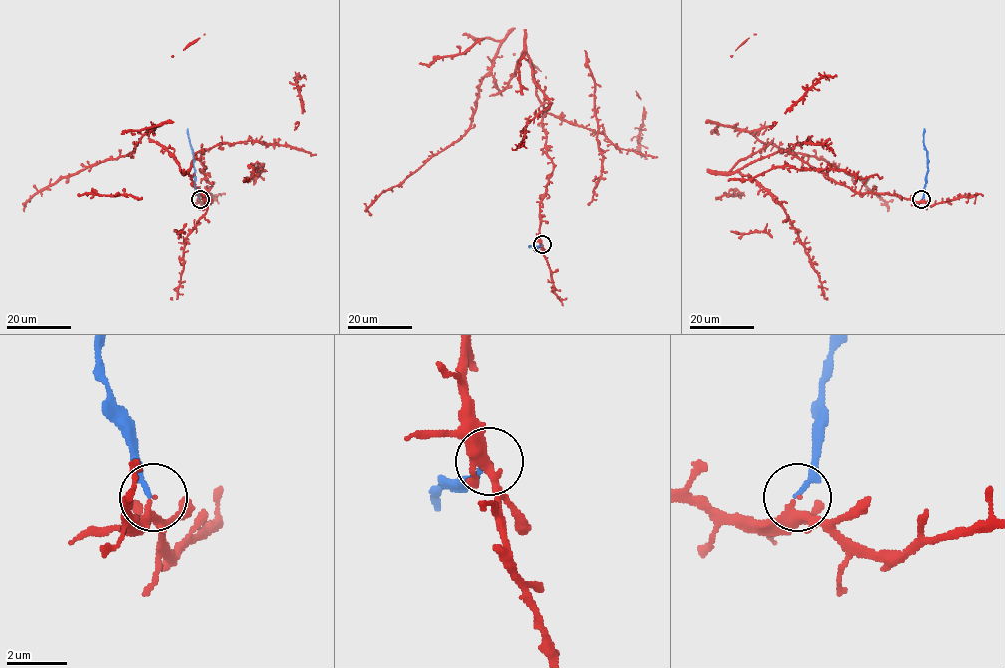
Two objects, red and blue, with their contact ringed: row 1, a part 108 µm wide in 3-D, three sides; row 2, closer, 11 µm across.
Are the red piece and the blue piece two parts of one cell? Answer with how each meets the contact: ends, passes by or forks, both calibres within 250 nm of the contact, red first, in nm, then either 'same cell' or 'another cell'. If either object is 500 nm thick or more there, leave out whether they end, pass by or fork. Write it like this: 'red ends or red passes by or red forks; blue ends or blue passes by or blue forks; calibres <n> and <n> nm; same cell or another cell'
red forks; blue ends; calibres 190 and 160 nm; another cell

